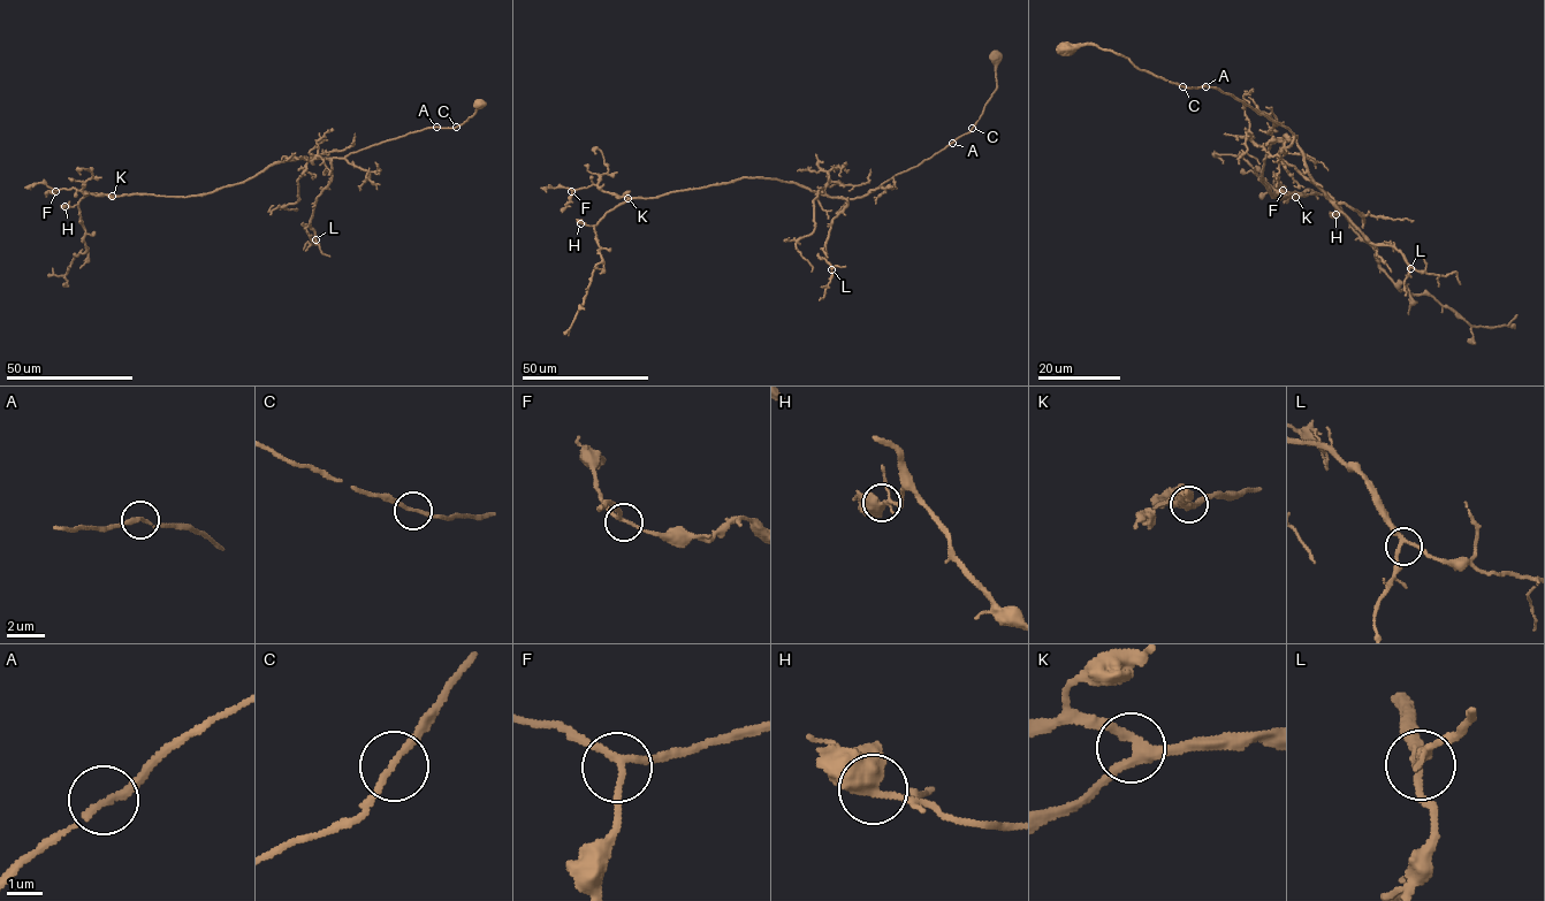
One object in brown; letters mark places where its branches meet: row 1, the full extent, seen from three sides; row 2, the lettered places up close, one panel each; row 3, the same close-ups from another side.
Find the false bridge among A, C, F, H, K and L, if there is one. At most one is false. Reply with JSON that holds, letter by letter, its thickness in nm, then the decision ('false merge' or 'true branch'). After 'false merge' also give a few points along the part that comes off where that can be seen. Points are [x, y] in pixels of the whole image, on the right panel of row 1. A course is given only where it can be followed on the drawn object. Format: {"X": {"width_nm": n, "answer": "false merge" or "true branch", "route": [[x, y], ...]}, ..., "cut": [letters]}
{"A": {"width_nm": 200, "answer": "true branch"}, "C": {"width_nm": 180, "answer": "true branch"}, "F": {"width_nm": 190, "answer": "true branch"}, "H": {"width_nm": 500, "answer": "true branch"}, "K": {"width_nm": 280, "answer": "true branch"}, "L": {"width_nm": 200, "answer": "true branch"}, "cut": []}

